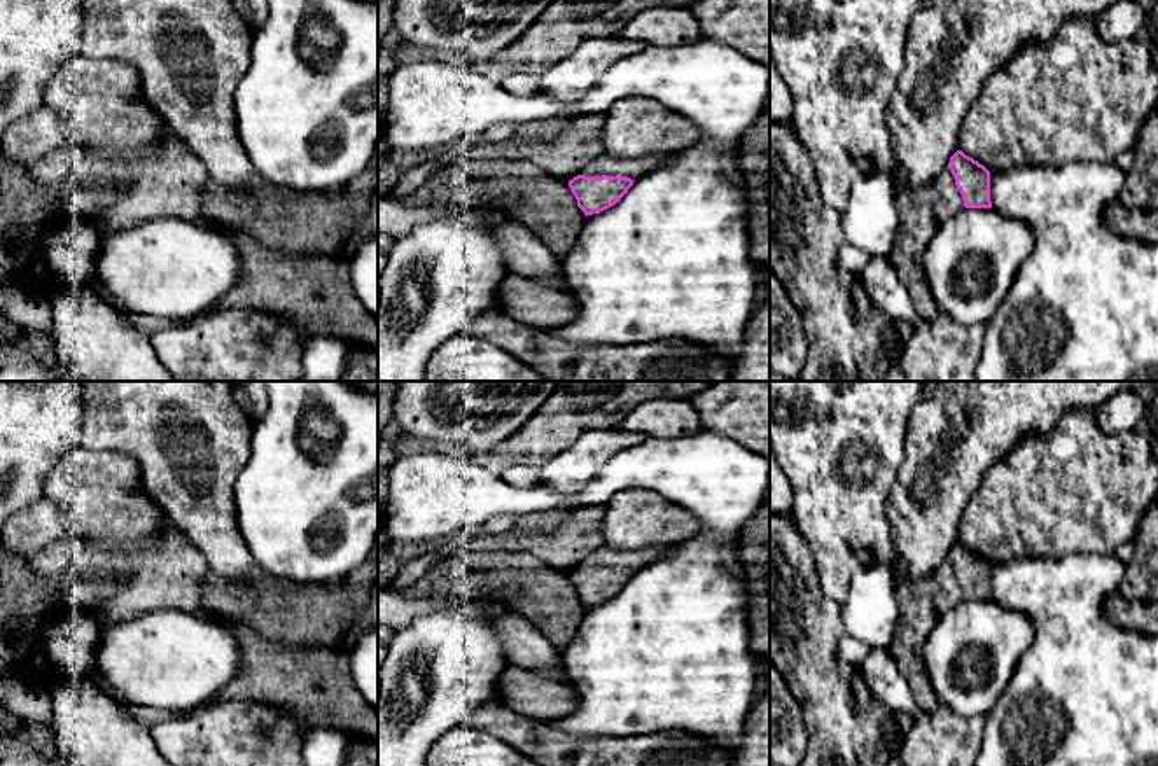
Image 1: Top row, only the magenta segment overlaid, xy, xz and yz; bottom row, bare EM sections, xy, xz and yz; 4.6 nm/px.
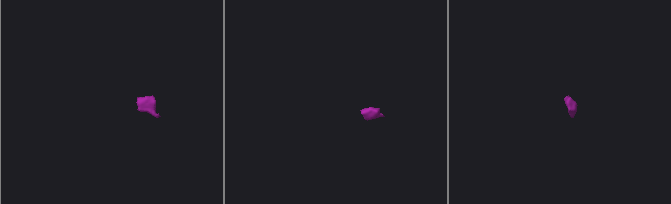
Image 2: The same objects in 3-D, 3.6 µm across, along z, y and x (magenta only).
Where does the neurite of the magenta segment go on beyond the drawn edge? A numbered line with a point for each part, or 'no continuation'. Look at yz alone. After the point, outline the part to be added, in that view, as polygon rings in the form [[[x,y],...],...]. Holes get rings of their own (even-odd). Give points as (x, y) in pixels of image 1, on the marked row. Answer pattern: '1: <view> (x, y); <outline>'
1: yz (948, 200); [[[946,168],[936,180],[934,217],[939,224],[943,224],[952,219],[960,208],[964,208],[962,194],[955,185],[952,170]]]

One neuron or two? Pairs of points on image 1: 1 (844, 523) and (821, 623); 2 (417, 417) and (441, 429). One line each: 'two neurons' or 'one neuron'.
1: two neurons
2: one neuron

